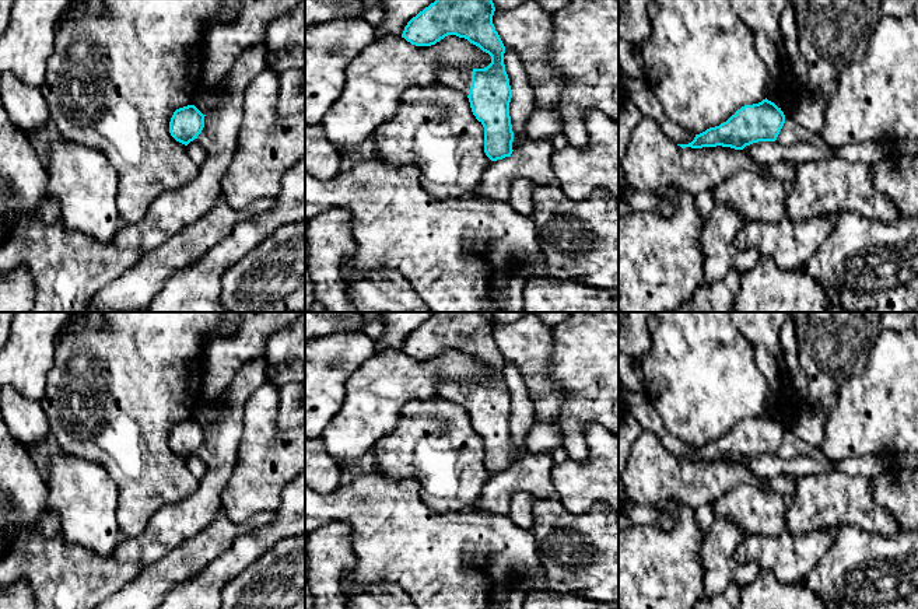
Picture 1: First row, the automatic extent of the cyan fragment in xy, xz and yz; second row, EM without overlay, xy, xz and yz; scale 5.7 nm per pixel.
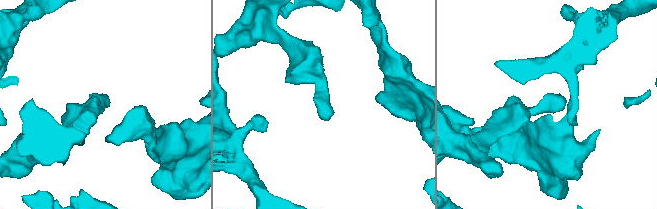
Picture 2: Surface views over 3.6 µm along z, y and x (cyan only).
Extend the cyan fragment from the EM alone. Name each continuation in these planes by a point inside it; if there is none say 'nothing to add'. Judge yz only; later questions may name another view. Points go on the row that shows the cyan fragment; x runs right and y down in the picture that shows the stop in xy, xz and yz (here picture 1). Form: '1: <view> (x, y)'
nothing to add

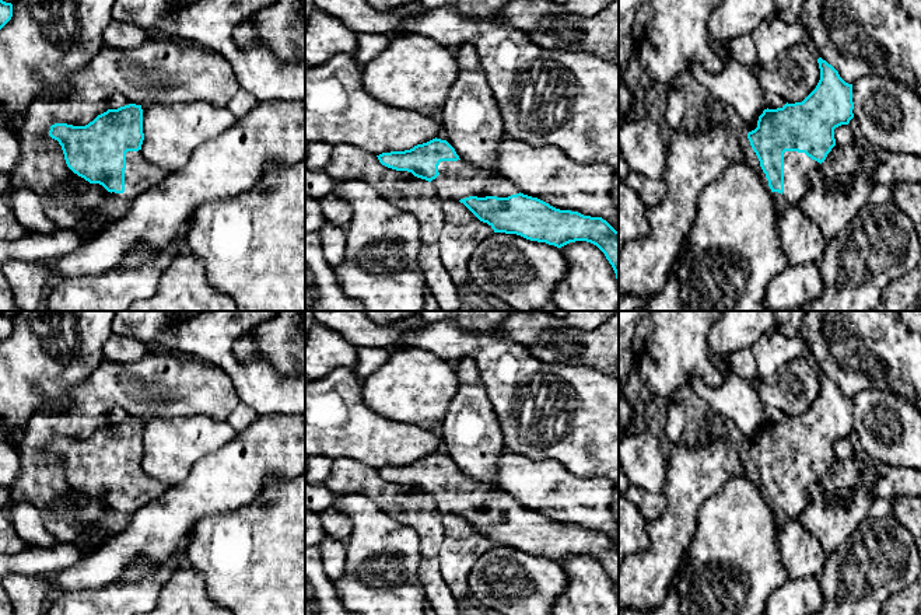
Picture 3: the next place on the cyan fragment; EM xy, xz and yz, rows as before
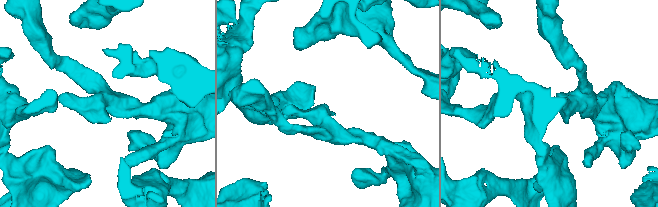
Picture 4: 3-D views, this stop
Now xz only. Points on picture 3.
1: xz (458, 180)

